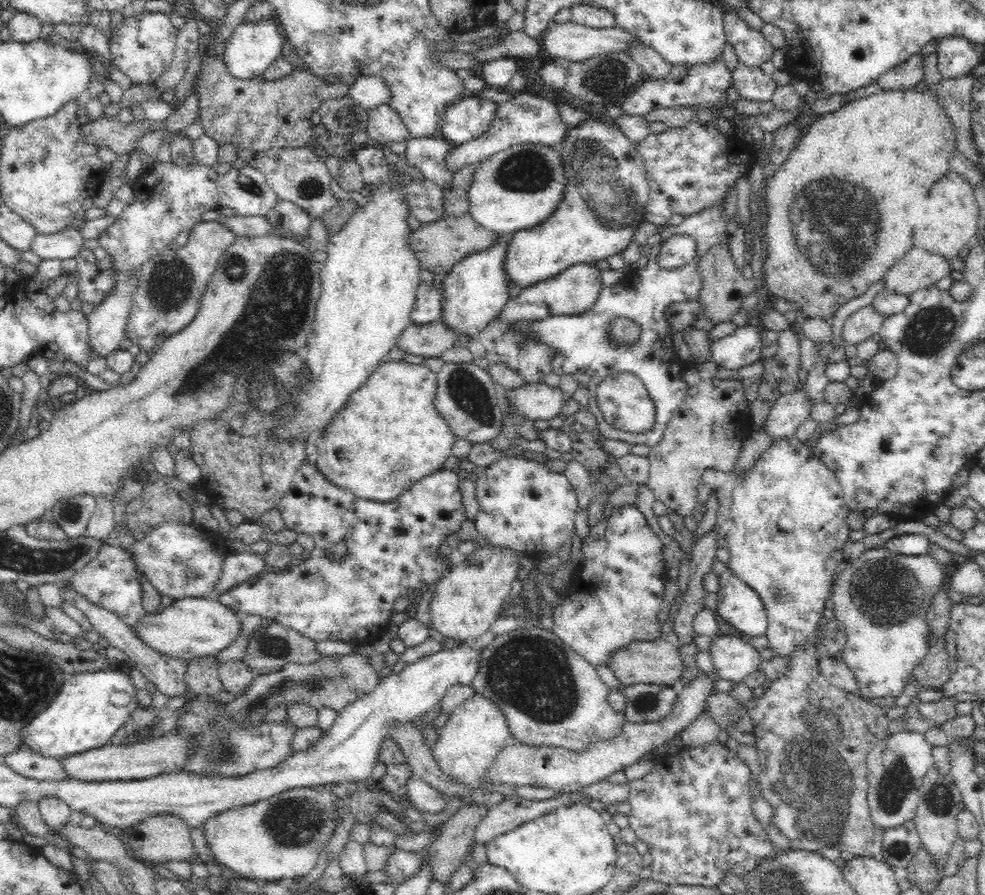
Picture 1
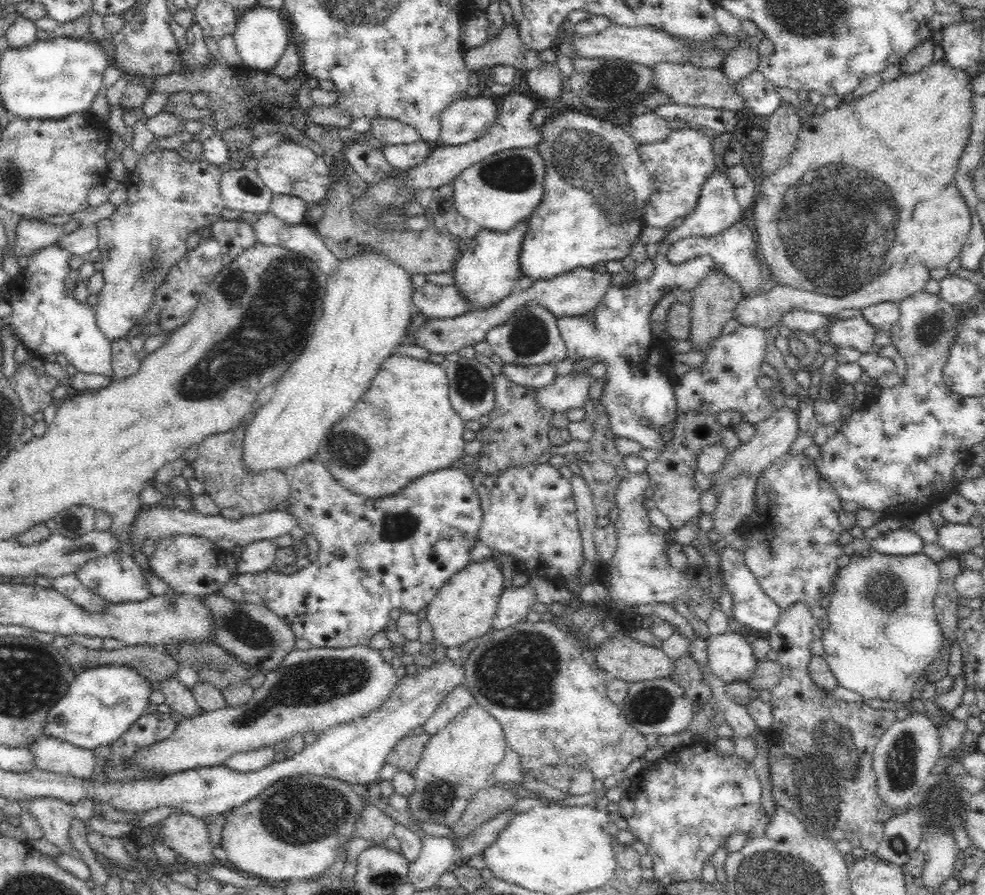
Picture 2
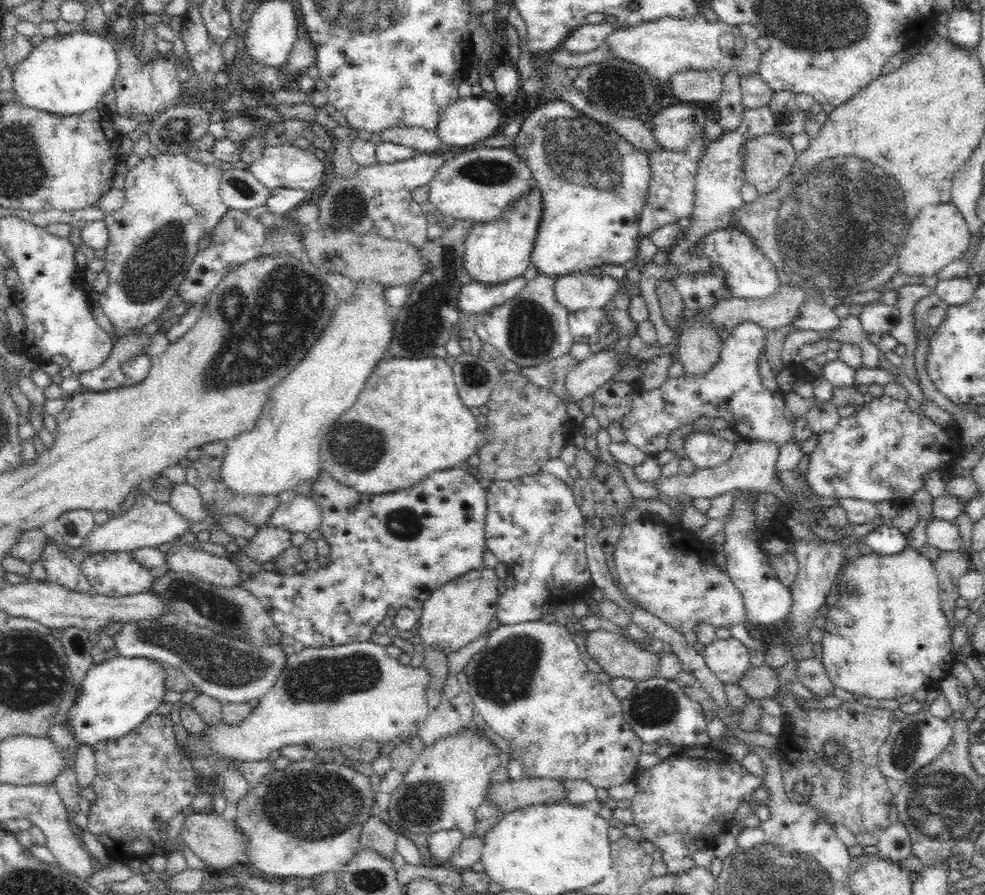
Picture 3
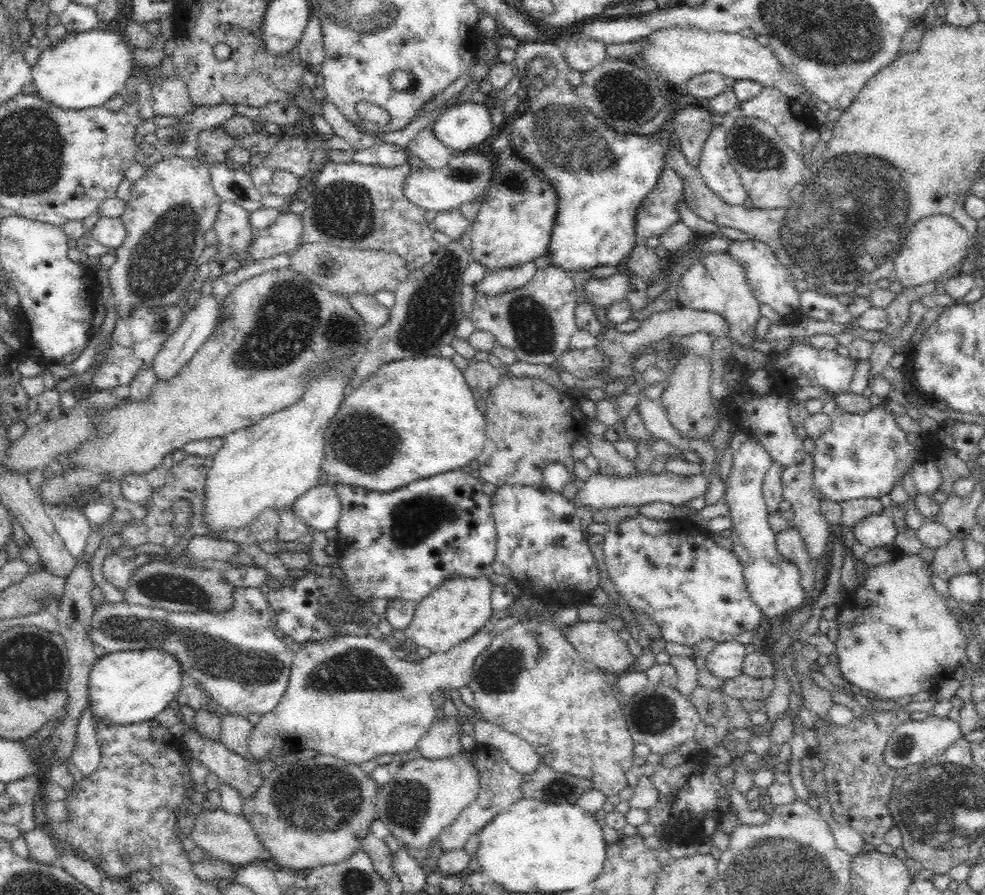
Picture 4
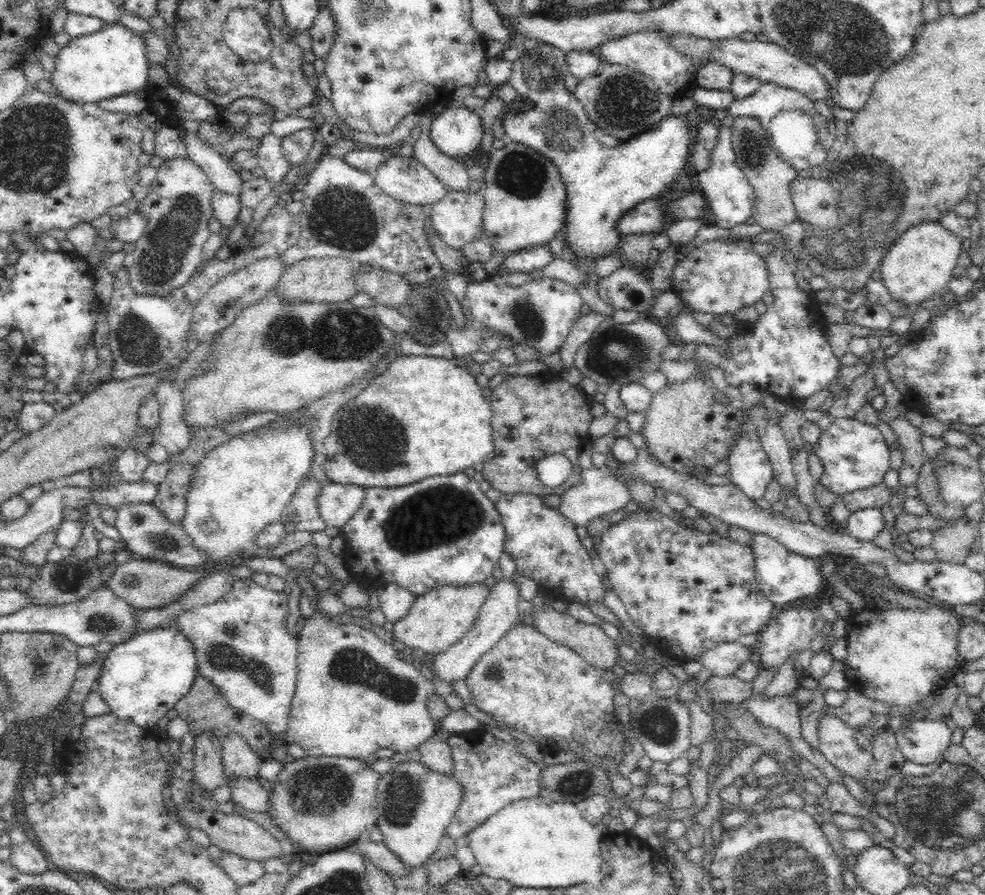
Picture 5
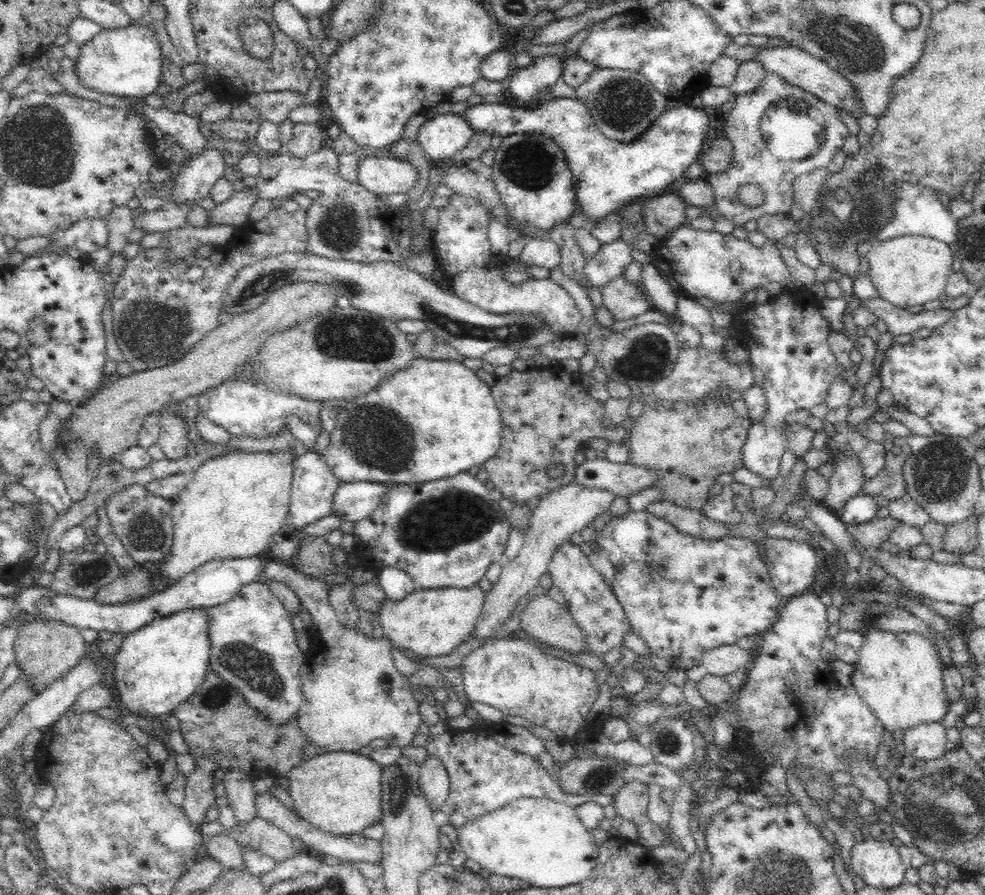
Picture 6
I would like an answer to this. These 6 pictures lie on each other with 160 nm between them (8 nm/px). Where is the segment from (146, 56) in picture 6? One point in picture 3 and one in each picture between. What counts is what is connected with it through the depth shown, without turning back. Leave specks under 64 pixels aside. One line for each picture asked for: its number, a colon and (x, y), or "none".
3: (69, 74)
4: (84, 69)
5: (112, 62)

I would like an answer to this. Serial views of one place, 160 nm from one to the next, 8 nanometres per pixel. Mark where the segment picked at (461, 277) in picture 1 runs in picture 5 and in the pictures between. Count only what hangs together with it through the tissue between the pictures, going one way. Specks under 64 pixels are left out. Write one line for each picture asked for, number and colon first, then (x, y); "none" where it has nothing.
2: (488, 266)
3: (499, 250)
4: (514, 224)
5: (525, 201)

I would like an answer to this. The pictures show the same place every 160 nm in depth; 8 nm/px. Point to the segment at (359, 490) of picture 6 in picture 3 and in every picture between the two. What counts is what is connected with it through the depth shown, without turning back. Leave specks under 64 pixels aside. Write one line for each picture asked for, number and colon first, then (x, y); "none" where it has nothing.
3: (297, 513)
4: (320, 507)
5: (337, 503)

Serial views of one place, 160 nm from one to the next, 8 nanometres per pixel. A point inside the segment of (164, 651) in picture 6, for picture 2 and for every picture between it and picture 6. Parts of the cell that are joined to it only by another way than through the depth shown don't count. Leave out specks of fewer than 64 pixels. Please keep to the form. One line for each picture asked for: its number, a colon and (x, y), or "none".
2: (102, 703)
3: (117, 695)
4: (131, 686)
5: (143, 678)

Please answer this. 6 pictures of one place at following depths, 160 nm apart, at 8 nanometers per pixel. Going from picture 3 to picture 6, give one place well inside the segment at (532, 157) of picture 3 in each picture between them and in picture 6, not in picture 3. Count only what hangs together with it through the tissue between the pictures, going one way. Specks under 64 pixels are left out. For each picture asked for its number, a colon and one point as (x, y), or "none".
4: (601, 178)
5: (605, 177)
6: (607, 174)

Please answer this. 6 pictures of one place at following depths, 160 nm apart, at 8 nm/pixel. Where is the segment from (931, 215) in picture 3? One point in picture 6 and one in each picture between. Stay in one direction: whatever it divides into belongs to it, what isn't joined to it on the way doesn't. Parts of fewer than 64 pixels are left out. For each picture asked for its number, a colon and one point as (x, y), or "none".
4: (934, 245)
5: (918, 266)
6: (907, 270)

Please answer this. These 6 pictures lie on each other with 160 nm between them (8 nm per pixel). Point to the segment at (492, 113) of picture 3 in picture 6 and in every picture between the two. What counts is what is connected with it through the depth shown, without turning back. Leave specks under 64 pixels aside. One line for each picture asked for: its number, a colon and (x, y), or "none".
4: (460, 128)
5: (456, 131)
6: (442, 136)

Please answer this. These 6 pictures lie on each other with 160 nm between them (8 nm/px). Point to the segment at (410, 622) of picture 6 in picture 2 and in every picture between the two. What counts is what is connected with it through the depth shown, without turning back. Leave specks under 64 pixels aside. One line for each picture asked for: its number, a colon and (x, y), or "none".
2: (464, 609)
3: (455, 615)
4: (460, 607)
5: (438, 619)

